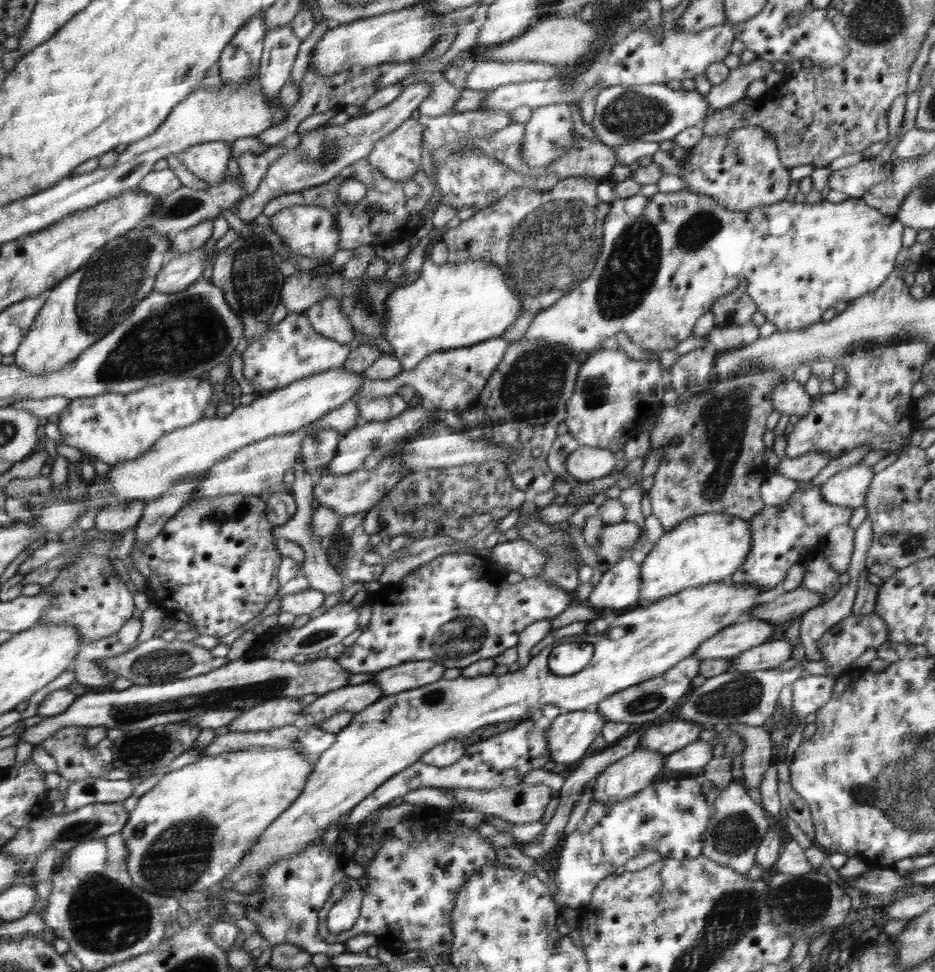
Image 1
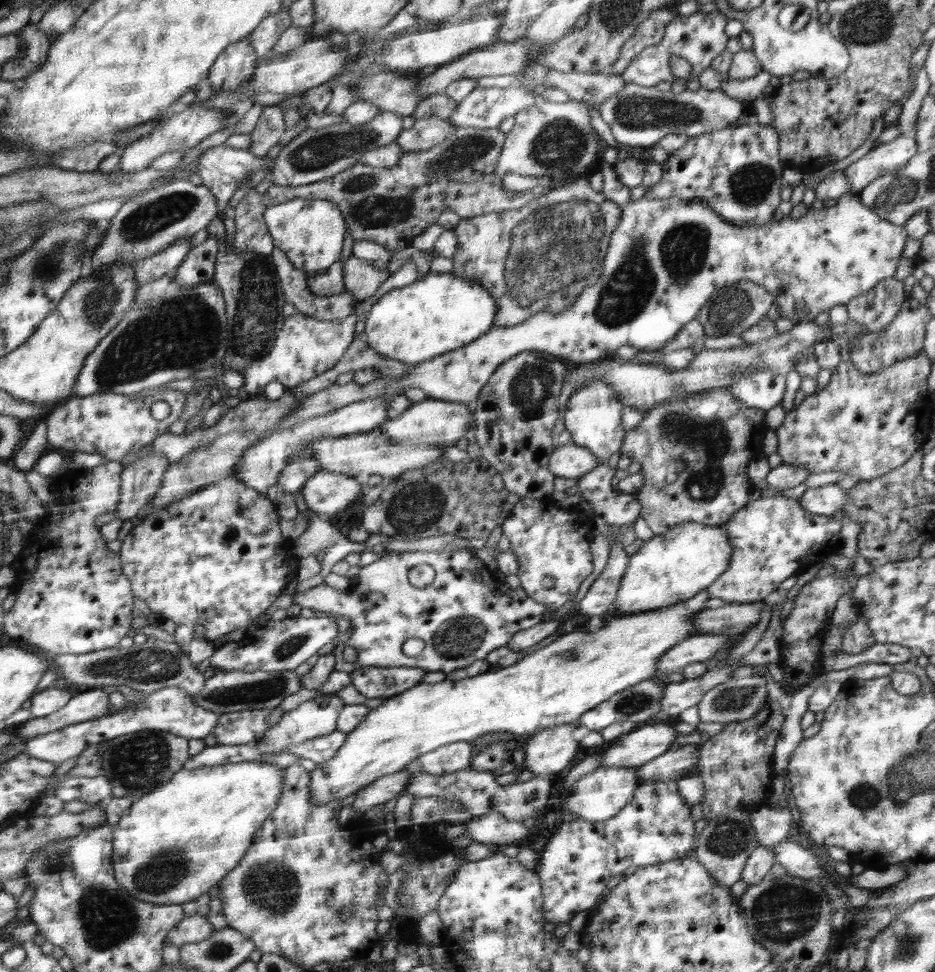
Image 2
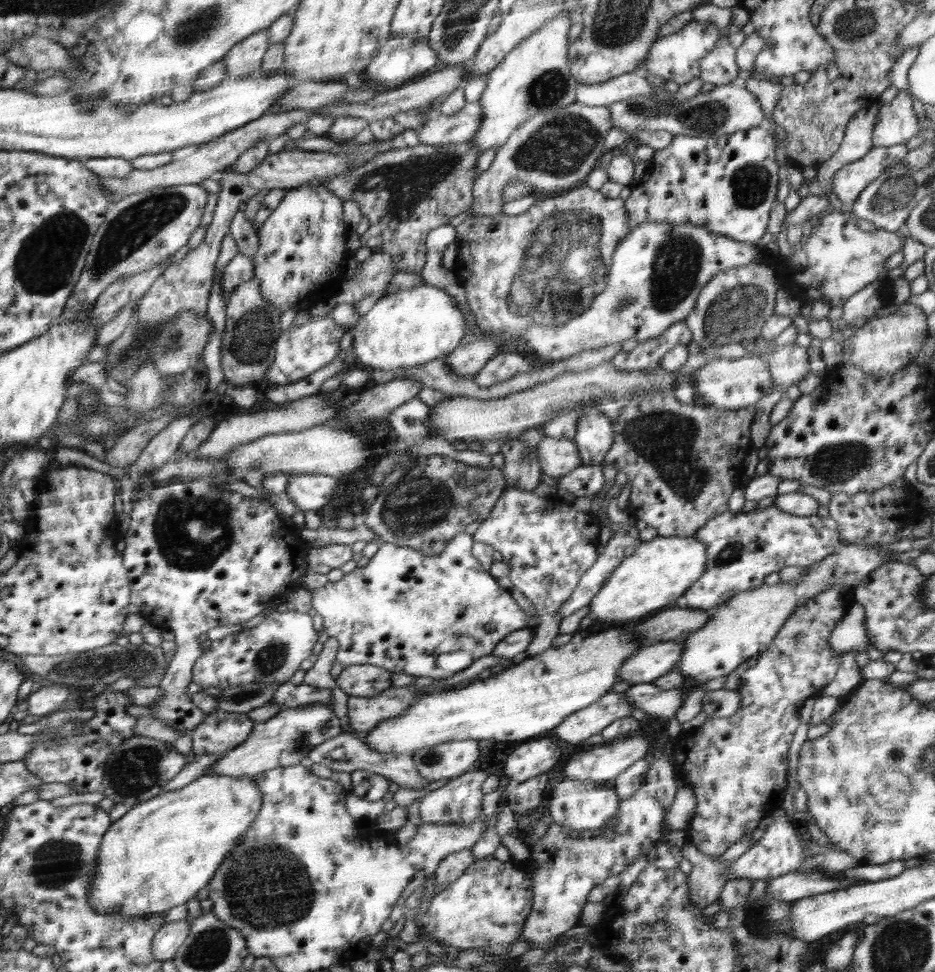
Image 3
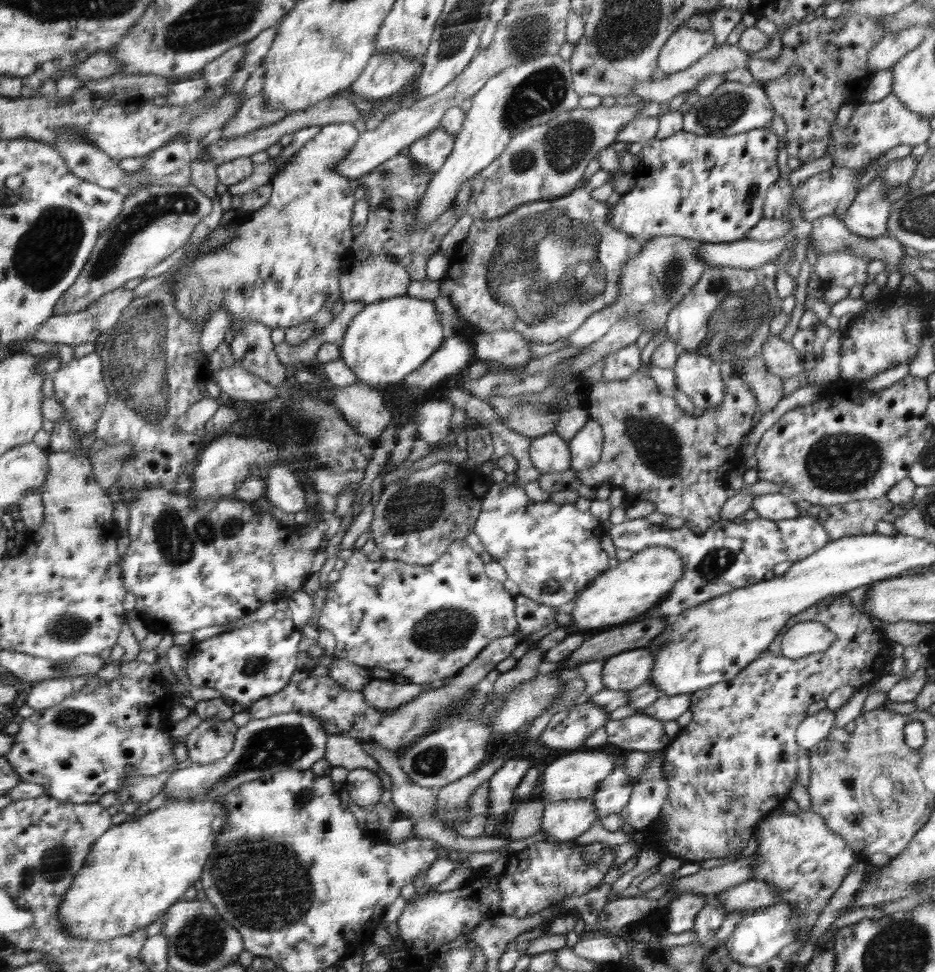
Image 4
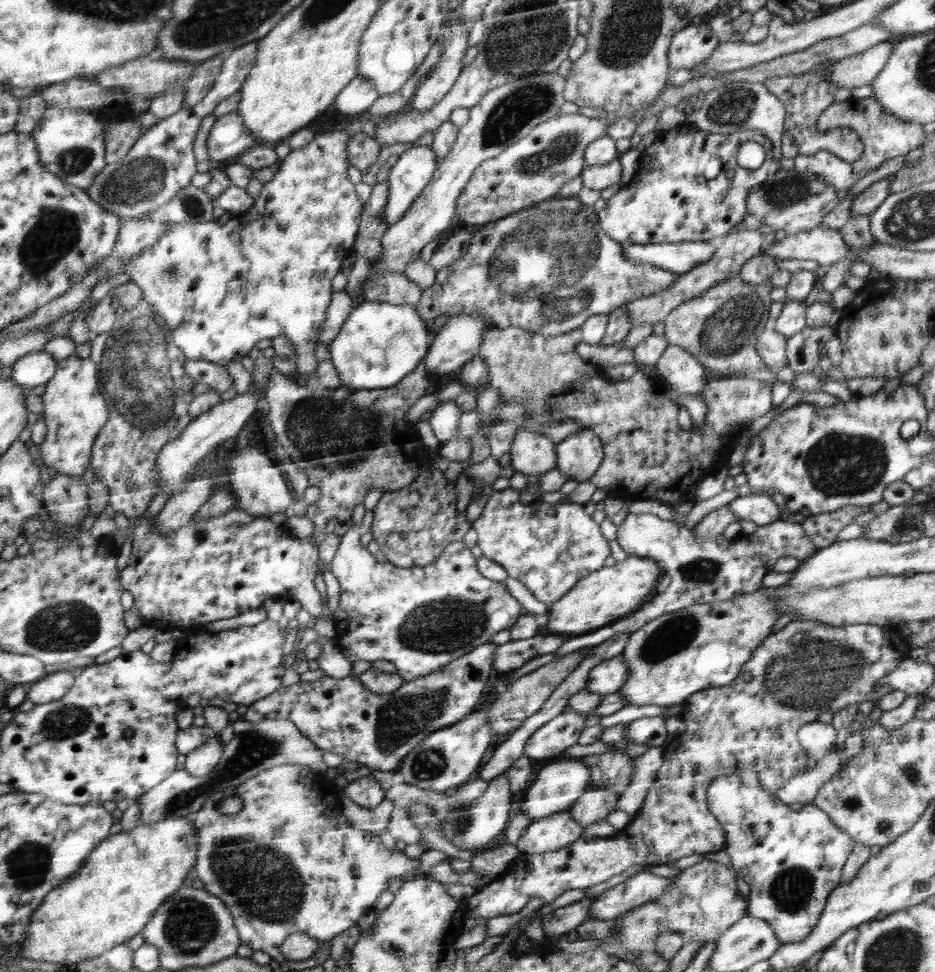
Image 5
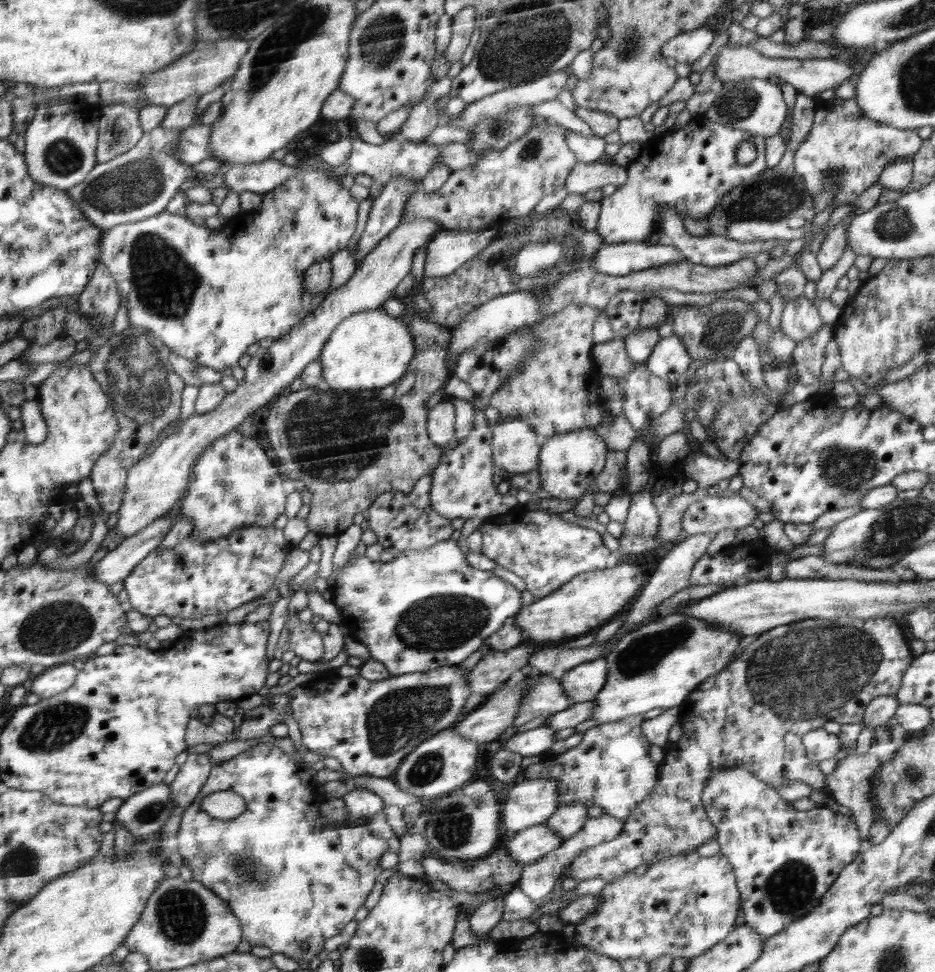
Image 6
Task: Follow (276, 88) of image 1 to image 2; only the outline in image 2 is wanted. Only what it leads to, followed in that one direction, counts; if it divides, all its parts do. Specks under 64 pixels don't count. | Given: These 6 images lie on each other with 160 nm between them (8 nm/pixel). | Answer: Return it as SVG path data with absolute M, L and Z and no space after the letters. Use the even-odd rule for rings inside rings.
M277 104L264 106L262 115L250 134L249 151L260 158L265 156L268 150L279 142L285 131L285 126L283 111Z

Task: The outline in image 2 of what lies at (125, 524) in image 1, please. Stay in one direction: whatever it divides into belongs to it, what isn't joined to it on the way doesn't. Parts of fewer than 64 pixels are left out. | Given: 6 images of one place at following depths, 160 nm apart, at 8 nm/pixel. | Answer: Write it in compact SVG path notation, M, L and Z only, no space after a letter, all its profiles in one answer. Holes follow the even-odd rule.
M150 454L125 468L121 505L118 507L118 520L123 523L139 516L144 506L154 498L168 469L168 460L160 454Z

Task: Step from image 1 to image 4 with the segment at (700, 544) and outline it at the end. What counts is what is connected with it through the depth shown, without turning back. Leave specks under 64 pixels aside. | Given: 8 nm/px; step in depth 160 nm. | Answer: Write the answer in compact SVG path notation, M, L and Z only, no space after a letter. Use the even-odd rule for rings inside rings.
M646 547L626 560L619 562L618 566L607 569L576 600L572 606L572 629L585 630L610 626L636 618L638 614L646 612L648 608L662 602L664 596L669 596L674 586L681 580L686 572L686 562L682 554L674 548Z

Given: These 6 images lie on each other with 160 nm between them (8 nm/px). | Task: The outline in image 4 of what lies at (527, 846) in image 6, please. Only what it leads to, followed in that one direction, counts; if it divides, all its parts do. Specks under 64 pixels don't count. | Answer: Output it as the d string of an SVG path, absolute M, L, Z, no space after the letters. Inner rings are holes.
M592 797L559 800L545 803L540 829L545 830L548 840L569 842L586 832L598 819Z

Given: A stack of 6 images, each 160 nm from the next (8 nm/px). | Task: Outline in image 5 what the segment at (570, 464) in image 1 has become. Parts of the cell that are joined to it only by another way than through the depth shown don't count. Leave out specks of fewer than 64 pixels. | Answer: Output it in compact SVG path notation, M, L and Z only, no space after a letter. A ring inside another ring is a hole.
M528 427L518 428L514 434L511 451L507 459L515 472L528 475L543 475L554 470L559 463L559 450L552 439L528 430Z

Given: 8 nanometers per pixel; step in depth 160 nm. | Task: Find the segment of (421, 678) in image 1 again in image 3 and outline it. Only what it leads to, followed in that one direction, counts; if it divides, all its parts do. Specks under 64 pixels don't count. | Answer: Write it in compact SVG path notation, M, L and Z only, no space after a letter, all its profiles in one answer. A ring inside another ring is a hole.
M357 664L344 667L335 679L338 688L341 688L349 697L378 696L383 690L391 686L390 677L393 673L385 668L373 664Z

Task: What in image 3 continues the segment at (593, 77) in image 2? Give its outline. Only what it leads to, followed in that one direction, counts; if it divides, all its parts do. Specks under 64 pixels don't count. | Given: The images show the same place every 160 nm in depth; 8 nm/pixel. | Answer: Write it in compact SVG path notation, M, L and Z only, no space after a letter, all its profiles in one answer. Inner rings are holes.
M641 69L626 73L604 83L596 85L578 84L577 102L585 105L604 105L619 100L626 100L631 96L653 95L654 88L647 82Z

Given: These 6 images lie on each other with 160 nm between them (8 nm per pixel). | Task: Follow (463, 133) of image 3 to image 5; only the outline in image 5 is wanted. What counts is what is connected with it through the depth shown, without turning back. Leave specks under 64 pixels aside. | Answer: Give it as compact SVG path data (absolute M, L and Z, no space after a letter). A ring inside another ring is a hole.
M432 145L413 146L399 156L387 178L390 195L385 212L382 212L386 225L393 227L405 216L405 212L428 186L437 166L437 156L433 153Z

